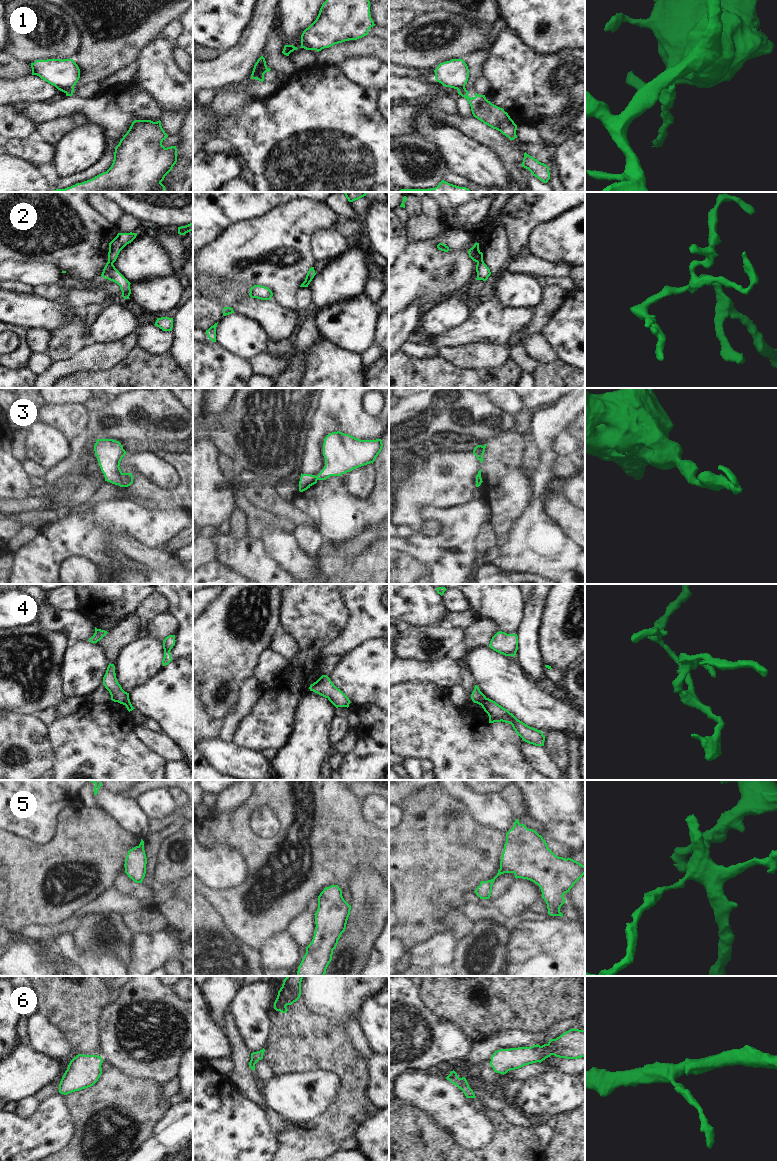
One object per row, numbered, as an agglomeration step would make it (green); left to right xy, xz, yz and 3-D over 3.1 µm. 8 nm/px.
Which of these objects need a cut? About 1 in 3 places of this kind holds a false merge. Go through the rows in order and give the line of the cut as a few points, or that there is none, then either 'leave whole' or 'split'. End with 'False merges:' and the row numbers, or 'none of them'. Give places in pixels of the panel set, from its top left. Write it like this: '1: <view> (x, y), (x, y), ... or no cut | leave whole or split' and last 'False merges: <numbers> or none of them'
1: xz (266, 67), (256, 78) | split
2: yz (482, 259), (477, 262) | split
3: no cut | leave whole
4: yz (486, 698), (480, 704) | split
5: no cut | leave whole
6: no cut | leave whole
False merges: 1, 2, 4

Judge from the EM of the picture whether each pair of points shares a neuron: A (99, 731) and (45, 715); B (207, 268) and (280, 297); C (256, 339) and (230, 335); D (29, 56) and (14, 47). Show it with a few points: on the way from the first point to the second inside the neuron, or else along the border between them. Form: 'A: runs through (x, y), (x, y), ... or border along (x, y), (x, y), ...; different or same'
A: border along (57, 719), (48, 726); different
B: runs through (227, 268), (238, 273), (260, 271), (266, 277); same
C: runs through (250, 339), (236, 335); same
D: runs through (25, 52), (18, 47); same

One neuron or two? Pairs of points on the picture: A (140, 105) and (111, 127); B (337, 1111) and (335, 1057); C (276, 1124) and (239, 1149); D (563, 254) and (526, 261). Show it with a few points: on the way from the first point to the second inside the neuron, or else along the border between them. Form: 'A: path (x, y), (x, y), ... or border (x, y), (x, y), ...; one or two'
A: path (133, 105), (118, 120); one
B: path (346, 1098), (346, 1070); one
C: border (259, 1107), (266, 1113), (270, 1127), (277, 1133); two
D: border (531, 254), (542, 260), (562, 263); two

